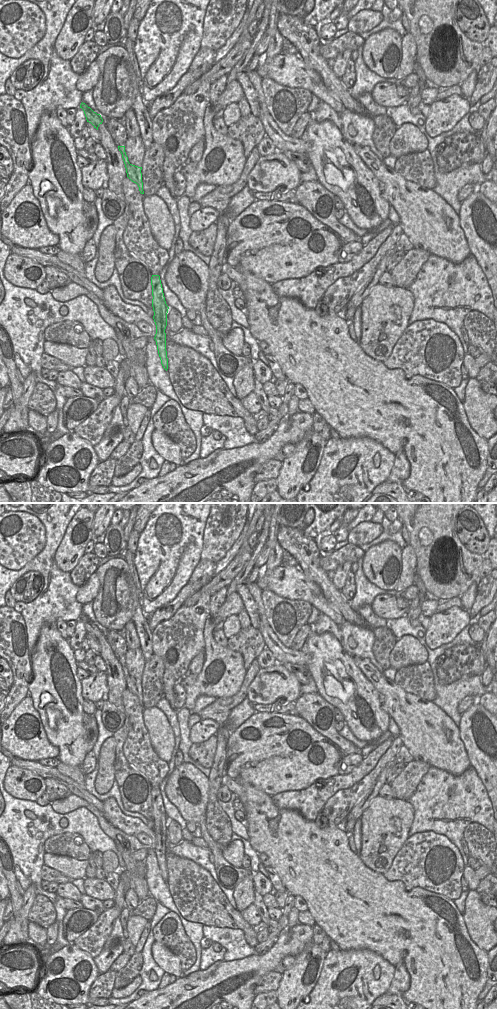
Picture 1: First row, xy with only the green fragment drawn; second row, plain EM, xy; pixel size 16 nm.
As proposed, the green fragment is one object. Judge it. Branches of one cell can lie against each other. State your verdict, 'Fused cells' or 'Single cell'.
Single cell.

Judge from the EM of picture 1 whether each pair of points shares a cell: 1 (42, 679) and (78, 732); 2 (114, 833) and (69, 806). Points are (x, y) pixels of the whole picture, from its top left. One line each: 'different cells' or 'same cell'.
1: same cell
2: same cell

